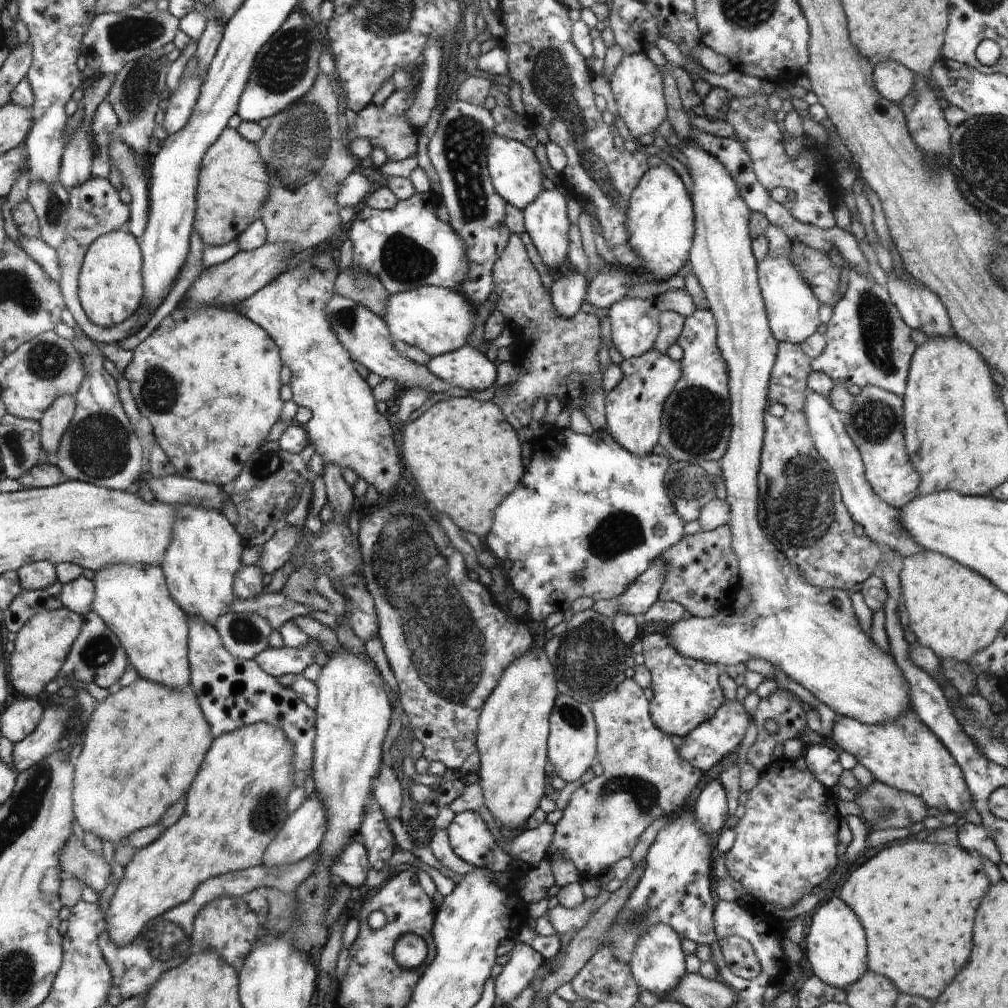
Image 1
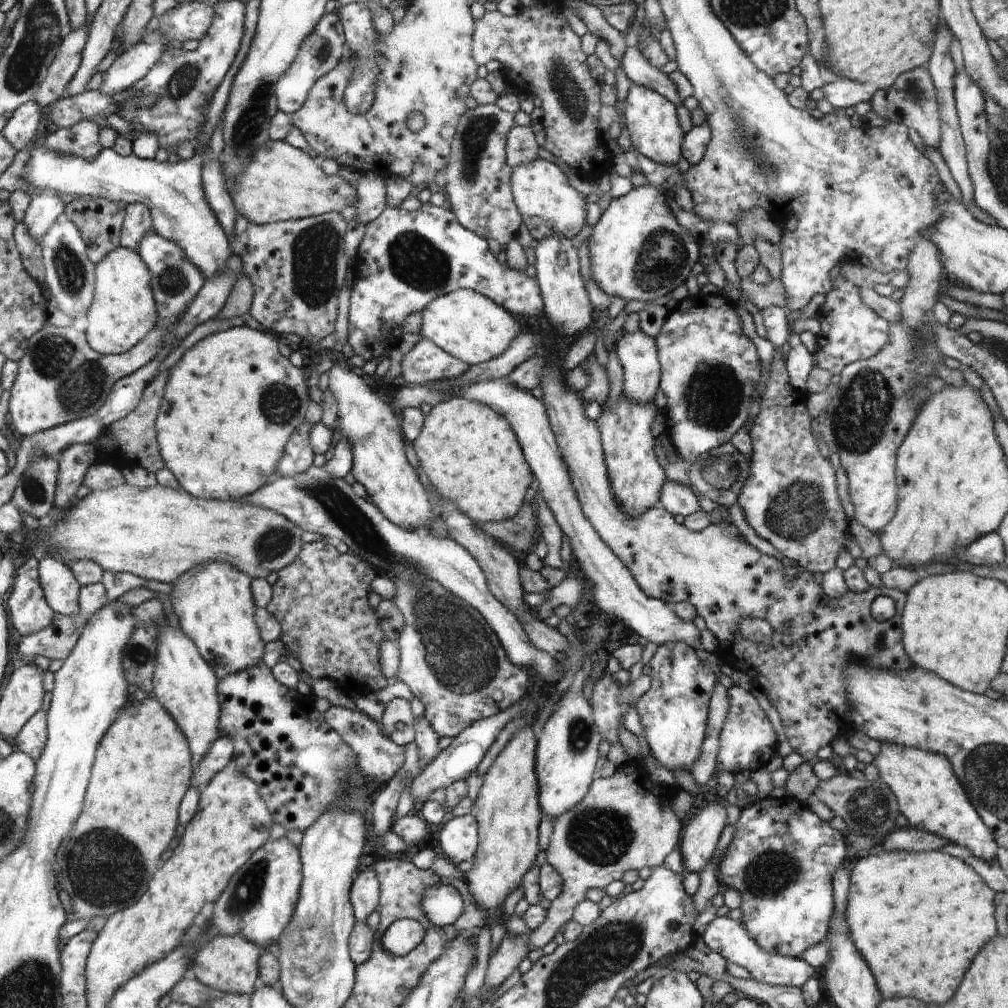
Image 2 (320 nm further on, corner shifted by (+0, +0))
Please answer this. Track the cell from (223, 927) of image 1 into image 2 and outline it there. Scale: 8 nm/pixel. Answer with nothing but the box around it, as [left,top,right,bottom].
[190,935,260,996]

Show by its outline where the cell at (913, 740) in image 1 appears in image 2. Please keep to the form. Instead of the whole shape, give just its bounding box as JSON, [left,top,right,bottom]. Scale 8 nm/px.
[872,743,1000,863]

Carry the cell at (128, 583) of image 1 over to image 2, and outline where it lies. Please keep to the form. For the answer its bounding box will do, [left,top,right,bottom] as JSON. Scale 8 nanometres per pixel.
[152,620,222,767]

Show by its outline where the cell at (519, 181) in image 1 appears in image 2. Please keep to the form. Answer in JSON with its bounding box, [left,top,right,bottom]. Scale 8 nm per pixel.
[511,159,586,243]

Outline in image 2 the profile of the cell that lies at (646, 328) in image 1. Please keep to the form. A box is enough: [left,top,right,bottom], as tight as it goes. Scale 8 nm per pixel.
[614,330,661,404]

